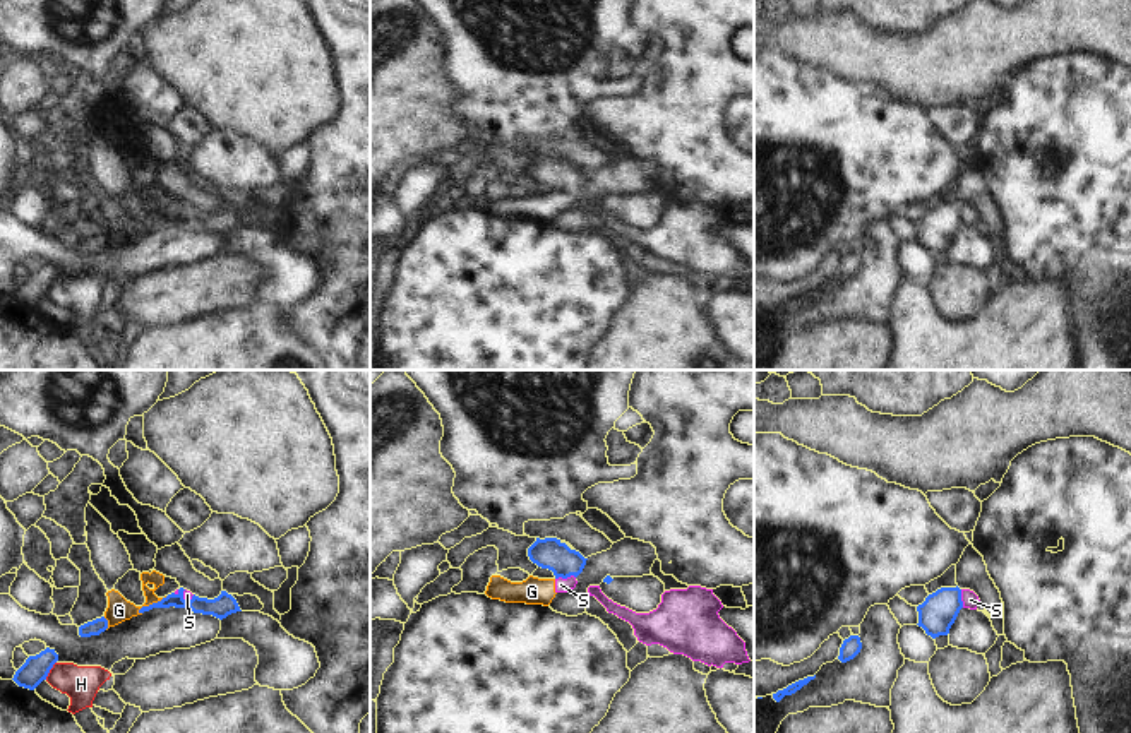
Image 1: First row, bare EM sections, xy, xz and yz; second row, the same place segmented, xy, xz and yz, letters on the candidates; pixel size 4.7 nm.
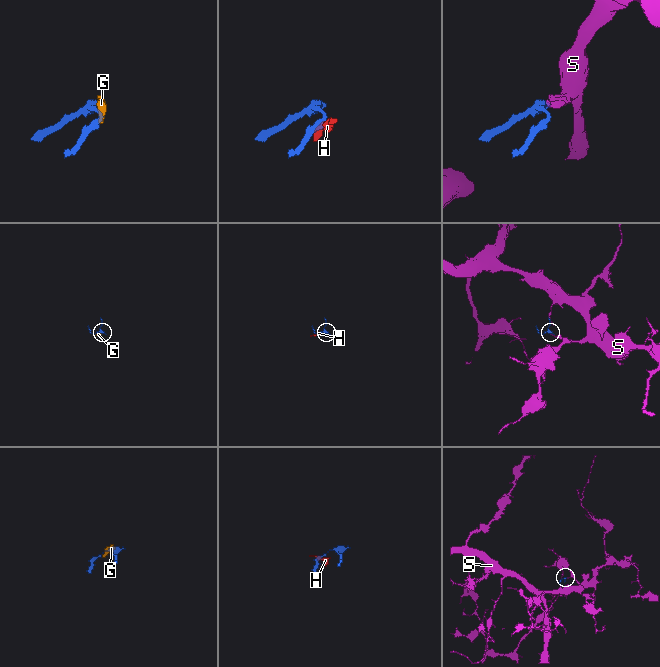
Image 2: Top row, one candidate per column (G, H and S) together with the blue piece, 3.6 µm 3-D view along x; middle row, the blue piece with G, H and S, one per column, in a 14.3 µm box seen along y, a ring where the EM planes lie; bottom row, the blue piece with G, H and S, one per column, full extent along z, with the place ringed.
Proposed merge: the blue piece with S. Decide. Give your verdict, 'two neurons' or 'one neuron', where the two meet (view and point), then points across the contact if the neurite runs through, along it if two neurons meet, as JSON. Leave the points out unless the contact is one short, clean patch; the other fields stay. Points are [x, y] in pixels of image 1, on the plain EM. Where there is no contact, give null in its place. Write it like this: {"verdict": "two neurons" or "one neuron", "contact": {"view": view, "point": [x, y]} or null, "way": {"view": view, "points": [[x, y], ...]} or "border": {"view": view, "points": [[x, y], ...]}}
{"verdict": "two neurons", "contact": {"view": "xz", "point": [564, 194]}, "border": {"view": "xz", "points": [[574, 192], [556, 196]]}}

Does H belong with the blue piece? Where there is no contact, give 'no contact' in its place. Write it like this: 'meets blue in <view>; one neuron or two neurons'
meets blue in xy; two neurons

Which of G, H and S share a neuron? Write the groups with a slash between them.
G H S

